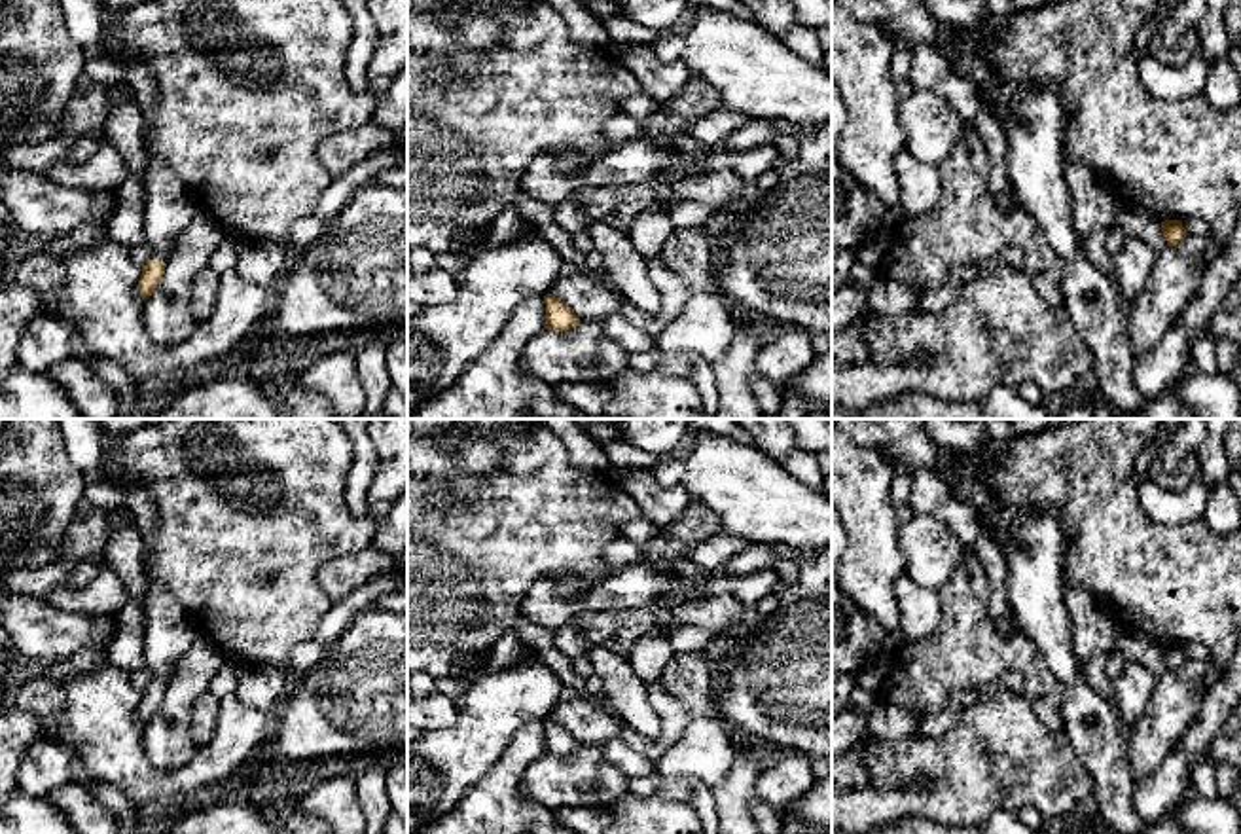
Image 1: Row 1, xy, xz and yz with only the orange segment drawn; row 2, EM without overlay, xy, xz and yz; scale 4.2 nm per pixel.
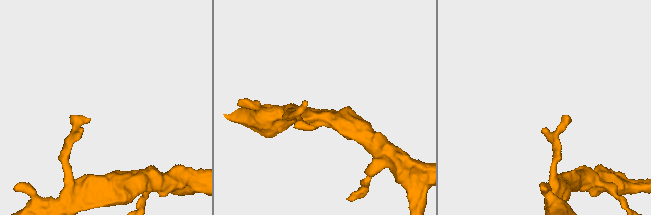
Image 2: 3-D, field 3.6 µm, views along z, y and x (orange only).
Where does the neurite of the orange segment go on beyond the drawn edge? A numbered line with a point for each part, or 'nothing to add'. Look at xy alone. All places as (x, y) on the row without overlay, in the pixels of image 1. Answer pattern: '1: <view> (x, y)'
1: xy (169, 632)

